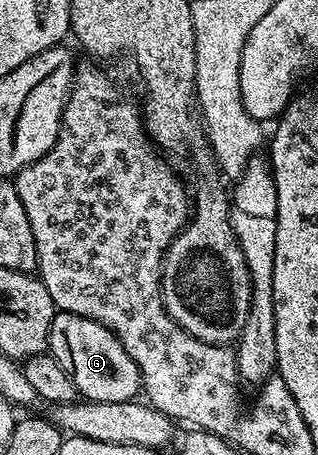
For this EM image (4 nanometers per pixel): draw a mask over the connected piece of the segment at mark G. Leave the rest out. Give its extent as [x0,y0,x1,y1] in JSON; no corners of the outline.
[48,313,142,402]

